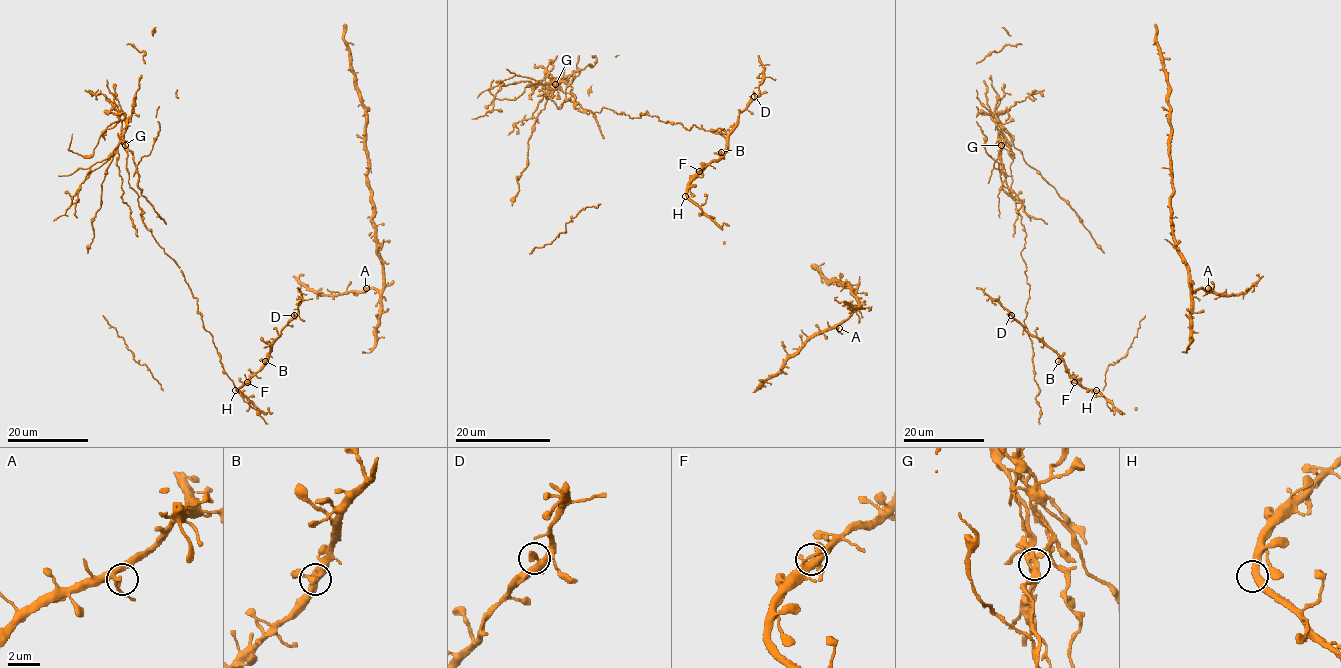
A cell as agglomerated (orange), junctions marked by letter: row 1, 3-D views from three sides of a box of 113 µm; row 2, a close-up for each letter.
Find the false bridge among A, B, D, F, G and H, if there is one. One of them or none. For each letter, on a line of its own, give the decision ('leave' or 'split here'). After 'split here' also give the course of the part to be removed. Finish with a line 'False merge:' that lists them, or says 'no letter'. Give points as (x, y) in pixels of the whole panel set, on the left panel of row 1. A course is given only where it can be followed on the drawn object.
A: leave
B: leave
D: leave
F: leave
G: split here; course (125, 145), (121, 140), (102, 183), (101, 207), (92, 222), (94, 239), (87, 253)
H: leave
False merge: G

